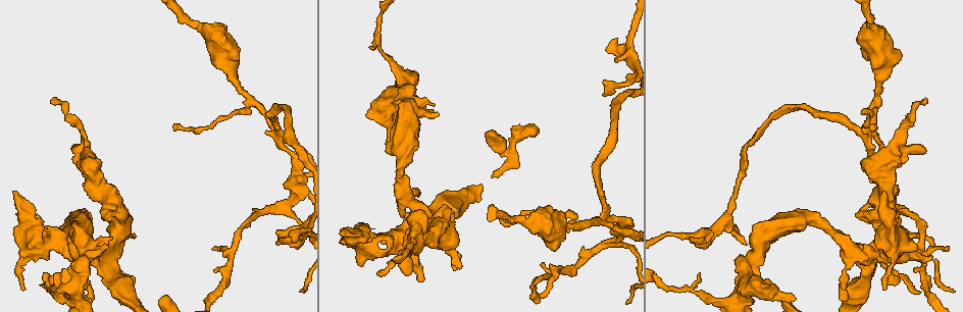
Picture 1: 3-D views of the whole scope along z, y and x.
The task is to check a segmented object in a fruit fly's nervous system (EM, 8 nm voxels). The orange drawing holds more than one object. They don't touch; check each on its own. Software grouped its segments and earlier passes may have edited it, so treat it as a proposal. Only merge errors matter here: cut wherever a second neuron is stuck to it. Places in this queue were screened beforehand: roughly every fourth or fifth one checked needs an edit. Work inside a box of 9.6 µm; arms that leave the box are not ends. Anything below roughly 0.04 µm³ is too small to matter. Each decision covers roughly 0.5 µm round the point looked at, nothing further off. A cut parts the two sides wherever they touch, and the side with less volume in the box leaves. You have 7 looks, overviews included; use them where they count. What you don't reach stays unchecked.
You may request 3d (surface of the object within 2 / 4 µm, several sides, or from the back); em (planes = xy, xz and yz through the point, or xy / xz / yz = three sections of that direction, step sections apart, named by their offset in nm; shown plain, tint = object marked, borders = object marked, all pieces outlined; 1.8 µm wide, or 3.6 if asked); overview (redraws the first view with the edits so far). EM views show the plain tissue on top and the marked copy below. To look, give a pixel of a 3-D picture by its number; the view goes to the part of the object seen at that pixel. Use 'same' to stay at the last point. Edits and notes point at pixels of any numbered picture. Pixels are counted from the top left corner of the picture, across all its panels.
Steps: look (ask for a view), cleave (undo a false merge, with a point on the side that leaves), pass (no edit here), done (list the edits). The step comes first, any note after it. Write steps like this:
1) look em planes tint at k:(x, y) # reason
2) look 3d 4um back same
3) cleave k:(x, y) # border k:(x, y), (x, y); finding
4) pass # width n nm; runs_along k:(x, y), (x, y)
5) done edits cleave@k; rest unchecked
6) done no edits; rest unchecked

look em planes borders at 1:(404, 79) # thick turns thin

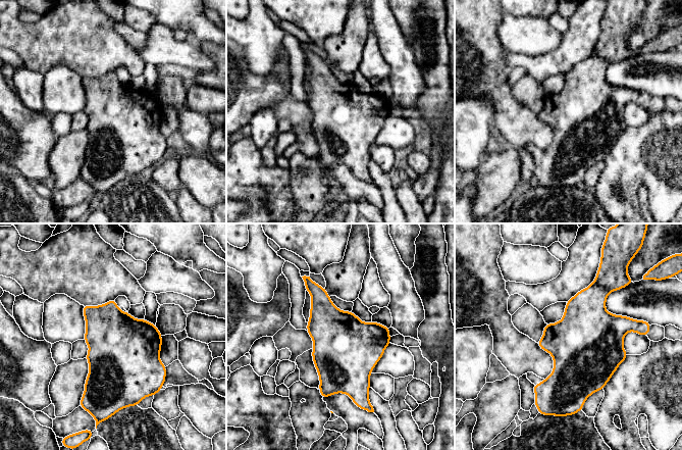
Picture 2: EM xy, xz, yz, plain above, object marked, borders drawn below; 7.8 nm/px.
cleave 2:(585, 312) # border 2:(595, 279), (609, 292); two neurons meet here

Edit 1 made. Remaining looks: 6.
look overview

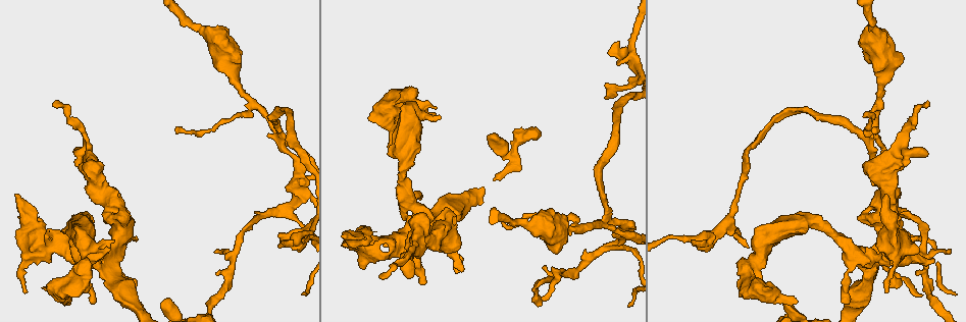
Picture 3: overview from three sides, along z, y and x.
look em yz step 4 tint at 3:(871, 261) # a fork

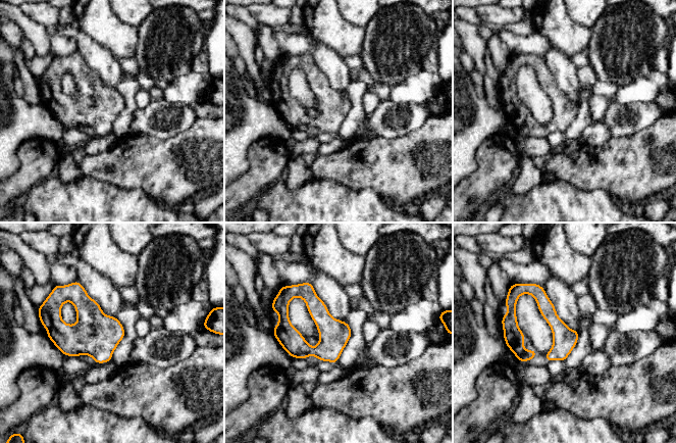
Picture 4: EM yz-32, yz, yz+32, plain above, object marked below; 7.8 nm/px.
pass # width 190 nm; continuous, no second neuron

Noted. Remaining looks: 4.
look em xy step 4 tint at 3:(271, 127) # four arms meet

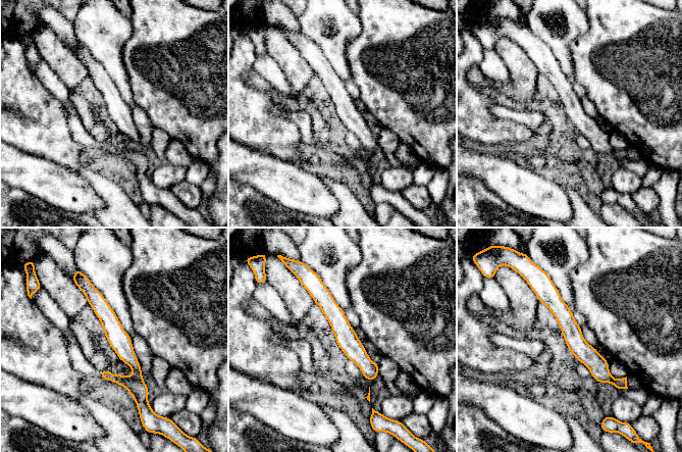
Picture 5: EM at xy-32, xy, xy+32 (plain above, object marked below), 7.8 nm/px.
cleave 5:(135, 385) # border 5:(133, 372), (142, 378); a second neuron is stuck on

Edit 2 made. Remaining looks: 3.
done edits cleave@2, cleave@5; rest unchecked

